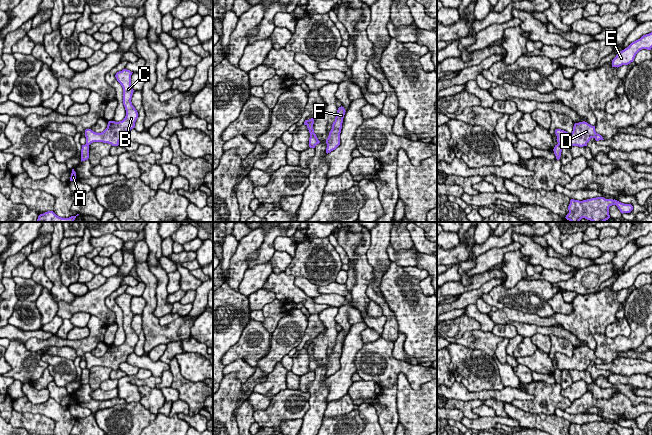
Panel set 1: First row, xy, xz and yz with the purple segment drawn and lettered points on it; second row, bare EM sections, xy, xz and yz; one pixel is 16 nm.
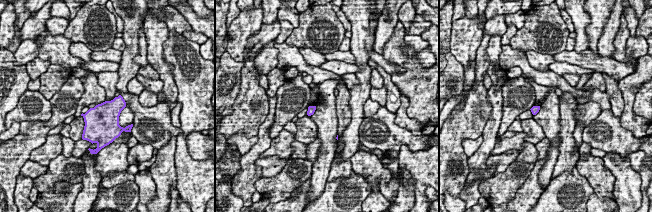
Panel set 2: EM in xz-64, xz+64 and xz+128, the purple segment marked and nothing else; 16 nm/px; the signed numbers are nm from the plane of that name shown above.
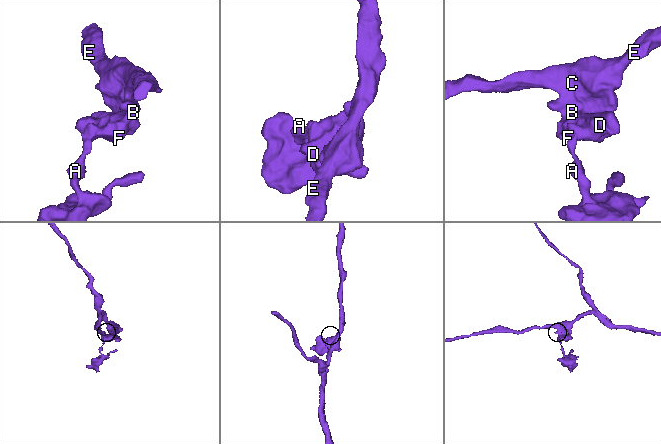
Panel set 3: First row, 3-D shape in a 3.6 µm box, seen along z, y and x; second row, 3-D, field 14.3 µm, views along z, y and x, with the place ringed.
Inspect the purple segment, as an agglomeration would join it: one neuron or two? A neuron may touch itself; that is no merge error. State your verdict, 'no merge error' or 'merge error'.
merge error

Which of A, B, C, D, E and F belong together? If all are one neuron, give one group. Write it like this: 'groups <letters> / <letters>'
groups A / B C D E F

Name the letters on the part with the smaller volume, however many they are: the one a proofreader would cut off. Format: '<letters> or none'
A

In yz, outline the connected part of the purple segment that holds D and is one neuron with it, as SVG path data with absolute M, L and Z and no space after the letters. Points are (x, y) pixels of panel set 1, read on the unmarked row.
M587 346L575 347L573 355L568 357L561 353L556 353L555 358L557 360L557 366L560 370L587 370L587 367L591 362L596 365L604 364L603 361L595 355L595 350L588 348Z

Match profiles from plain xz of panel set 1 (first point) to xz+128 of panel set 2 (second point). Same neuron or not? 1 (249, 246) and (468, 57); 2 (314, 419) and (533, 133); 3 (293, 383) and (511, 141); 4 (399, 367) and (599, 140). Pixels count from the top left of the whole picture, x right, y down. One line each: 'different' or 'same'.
1: same
2: different
3: different
4: same

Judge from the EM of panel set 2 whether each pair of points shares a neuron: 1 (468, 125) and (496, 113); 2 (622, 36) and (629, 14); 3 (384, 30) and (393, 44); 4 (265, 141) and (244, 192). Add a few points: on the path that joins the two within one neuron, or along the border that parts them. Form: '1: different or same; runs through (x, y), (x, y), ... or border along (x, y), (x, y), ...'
1: different; border along (487, 93), (490, 116), (481, 135)
2: different; border along (622, 11), (630, 35)
3: different; border along (398, 20), (390, 38), (385, 44), (382, 54)
4: same; runs through (253, 154), (248, 160), (248, 173), (244, 179)

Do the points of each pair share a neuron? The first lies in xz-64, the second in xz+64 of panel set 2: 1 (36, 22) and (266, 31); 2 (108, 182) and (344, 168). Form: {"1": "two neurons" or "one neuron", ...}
{"1": "two neurons", "2": "one neuron"}

